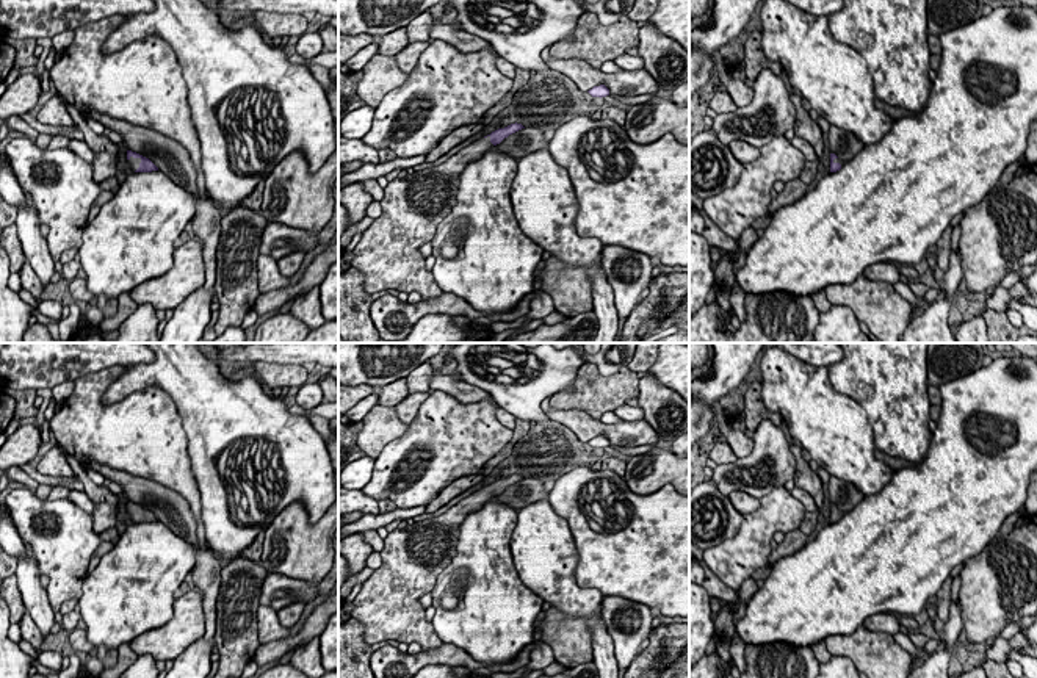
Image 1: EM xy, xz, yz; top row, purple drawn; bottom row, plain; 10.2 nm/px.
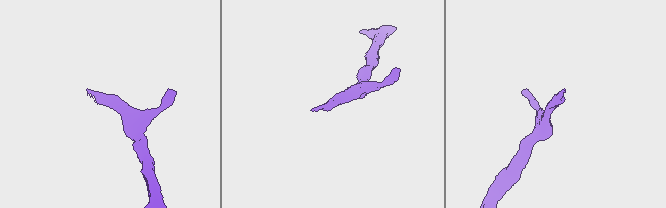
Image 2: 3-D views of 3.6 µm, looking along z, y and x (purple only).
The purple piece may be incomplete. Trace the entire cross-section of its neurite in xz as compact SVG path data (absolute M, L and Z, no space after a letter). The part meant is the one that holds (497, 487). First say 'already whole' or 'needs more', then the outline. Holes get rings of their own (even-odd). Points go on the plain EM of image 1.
needs more | M517 473L498 479L439 517L388 532L379 553L381 567L352 600L351 618L365 626L363 640L368 645L384 640L417 642L421 650L443 645L426 620L420 598L432 592L437 576L456 556L459 528L467 515L522 479Z

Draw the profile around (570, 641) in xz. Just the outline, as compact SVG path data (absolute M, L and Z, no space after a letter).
M550 617L537 623L542 633L542 642L550 645L555 662L567 669L594 661L592 634L587 629L586 618Z

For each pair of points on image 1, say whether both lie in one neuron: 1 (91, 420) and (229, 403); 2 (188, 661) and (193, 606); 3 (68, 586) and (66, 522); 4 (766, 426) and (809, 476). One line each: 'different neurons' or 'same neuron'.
1: different neurons
2: different neurons
3: same neuron
4: different neurons

